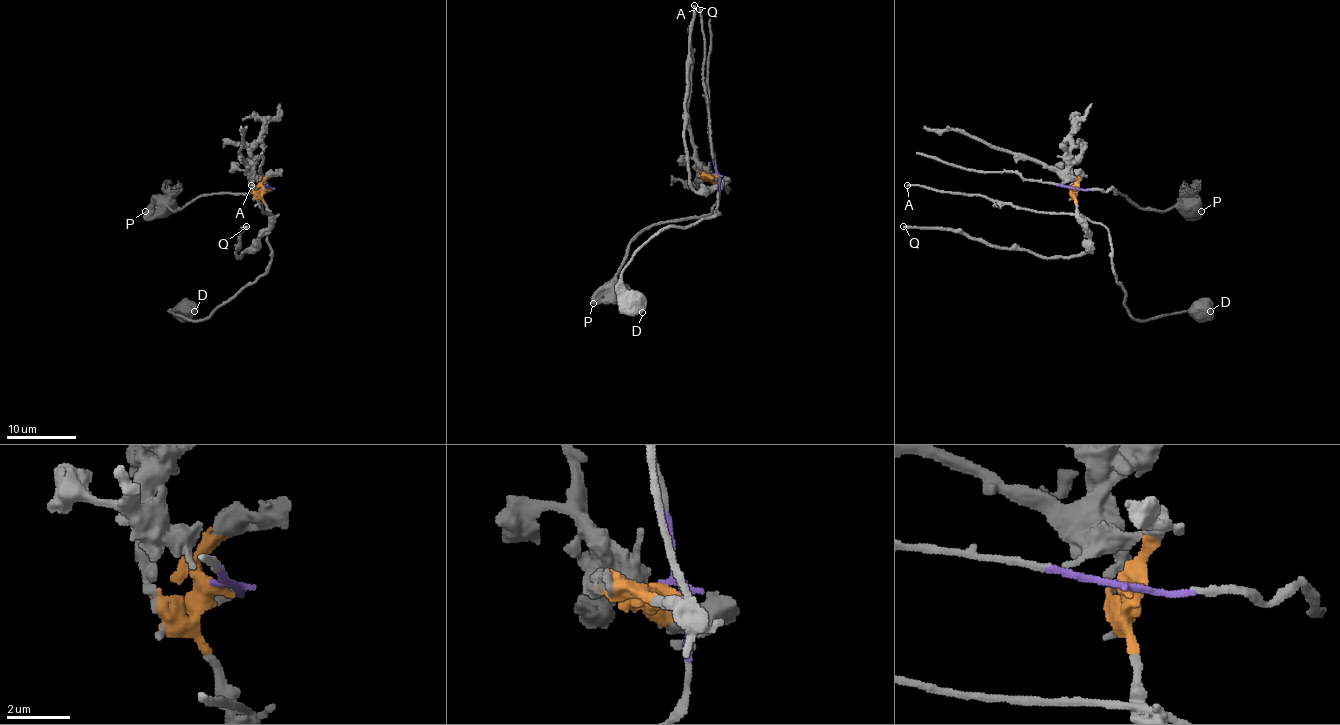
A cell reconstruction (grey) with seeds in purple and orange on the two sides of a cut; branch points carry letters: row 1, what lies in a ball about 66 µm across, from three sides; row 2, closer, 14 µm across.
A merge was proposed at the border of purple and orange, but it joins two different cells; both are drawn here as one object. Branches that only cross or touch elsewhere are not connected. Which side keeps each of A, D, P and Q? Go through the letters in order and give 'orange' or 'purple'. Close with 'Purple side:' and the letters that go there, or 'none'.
A: orange
D: orange
P: purple
Q: orange
Purple side: P

